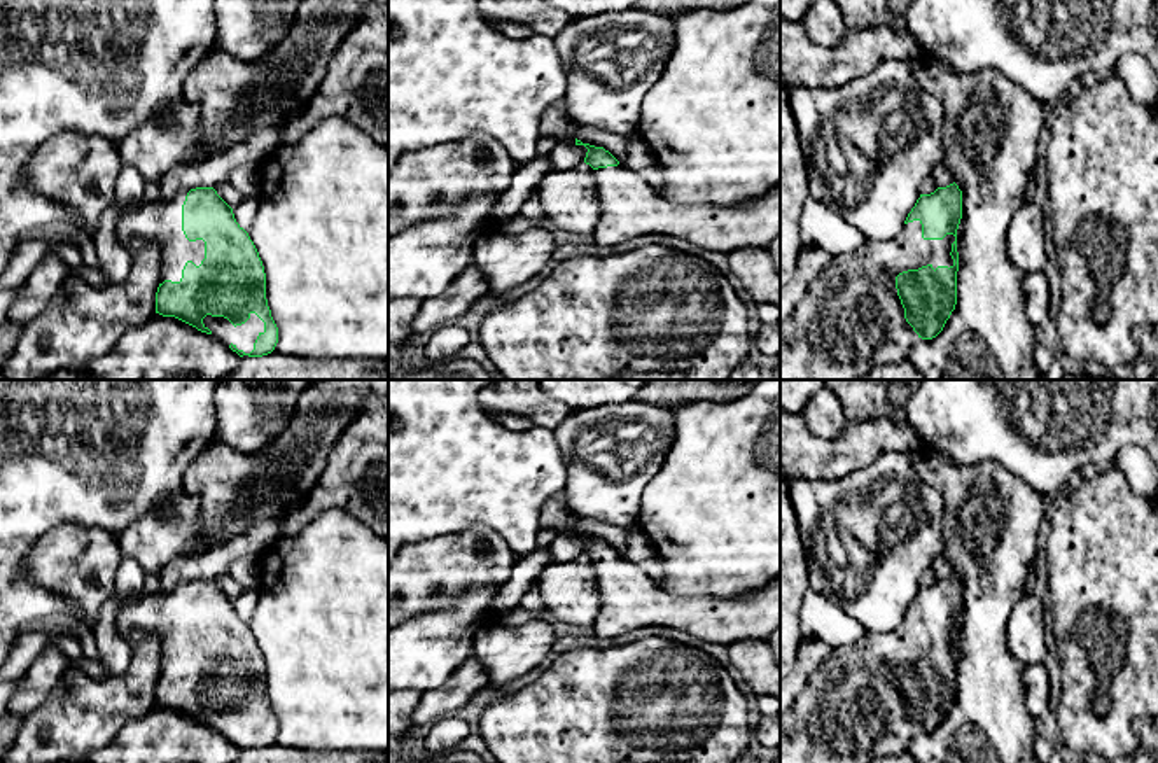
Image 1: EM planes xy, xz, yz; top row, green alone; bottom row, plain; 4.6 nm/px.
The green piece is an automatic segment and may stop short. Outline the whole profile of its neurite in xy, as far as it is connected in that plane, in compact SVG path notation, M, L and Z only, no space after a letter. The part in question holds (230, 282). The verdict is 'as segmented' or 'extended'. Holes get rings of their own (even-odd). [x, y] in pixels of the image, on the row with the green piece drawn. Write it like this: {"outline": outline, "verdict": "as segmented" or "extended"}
{"outline": "M213 187L126 212L117 222L117 240L129 256L152 243L159 247L156 313L217 336L240 357L275 350L278 327L266 299L262 261Z", "verdict": "extended"}

